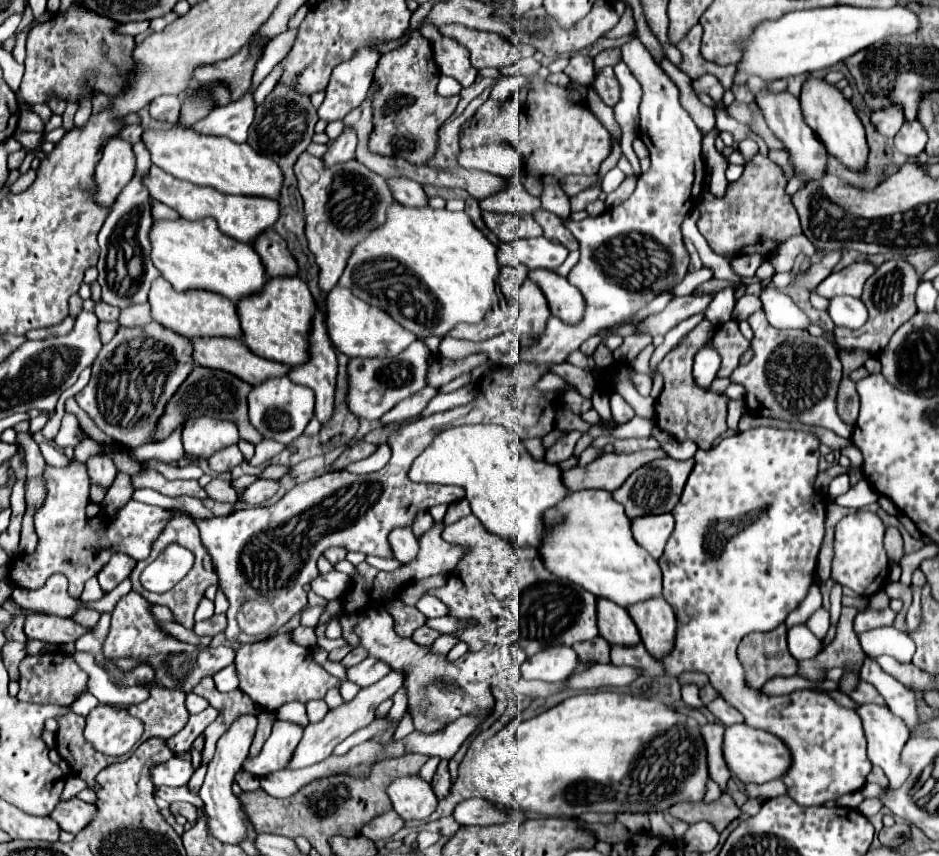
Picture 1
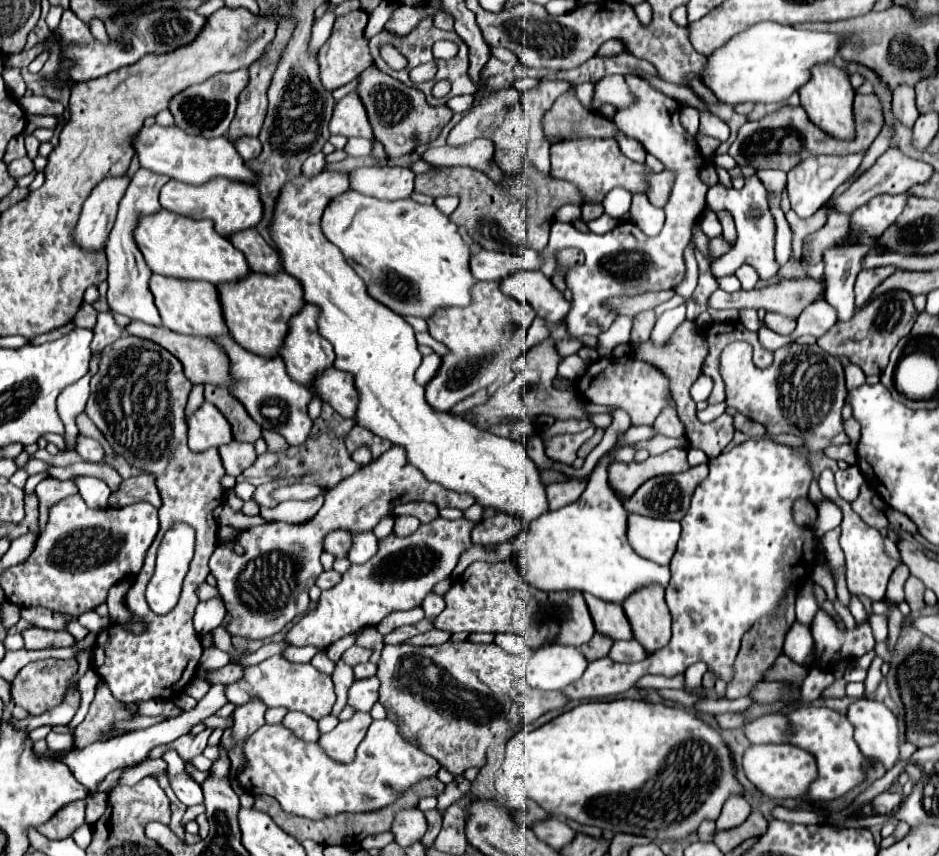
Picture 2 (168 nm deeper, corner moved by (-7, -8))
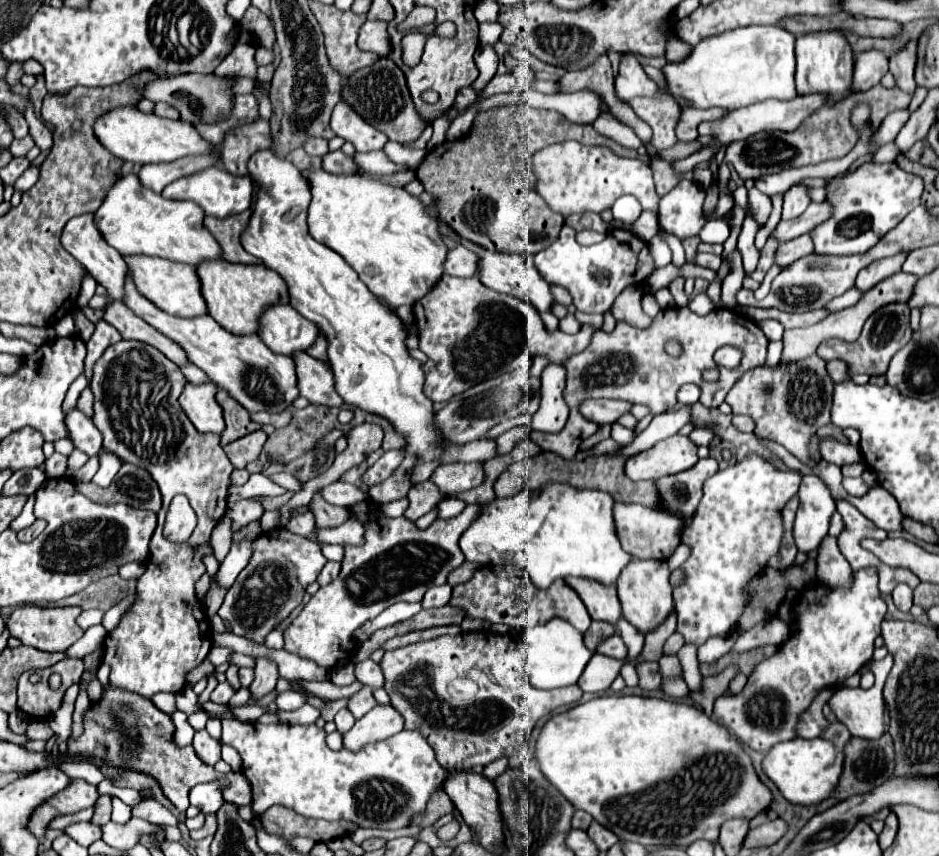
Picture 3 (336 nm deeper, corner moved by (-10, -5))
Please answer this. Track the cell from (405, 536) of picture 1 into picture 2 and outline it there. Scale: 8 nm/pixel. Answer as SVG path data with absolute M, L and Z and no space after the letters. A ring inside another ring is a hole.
M396 516L396 524L394 524L394 532L398 536L408 536L412 534L412 530L418 530L420 520L414 516Z

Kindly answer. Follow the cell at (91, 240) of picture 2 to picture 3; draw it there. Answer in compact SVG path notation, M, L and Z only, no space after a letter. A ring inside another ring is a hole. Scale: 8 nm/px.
M85 213L85 215L79 215L75 219L71 219L65 229L63 229L63 237L61 237L61 243L63 247L93 275L93 279L103 285L107 289L107 295L113 299L113 301L119 301L123 297L123 277L125 277L125 259L119 251L115 251L115 247L111 247L103 235L97 231L95 227L95 219L93 219L93 213Z

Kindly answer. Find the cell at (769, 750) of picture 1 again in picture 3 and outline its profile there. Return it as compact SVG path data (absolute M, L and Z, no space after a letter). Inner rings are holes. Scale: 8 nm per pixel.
M797 737L773 745L771 751L765 755L761 767L763 773L777 785L777 789L789 803L813 805L827 799L831 787L835 787L835 779L839 779L839 771L843 769L843 753L835 751L833 743L827 743L825 739Z

